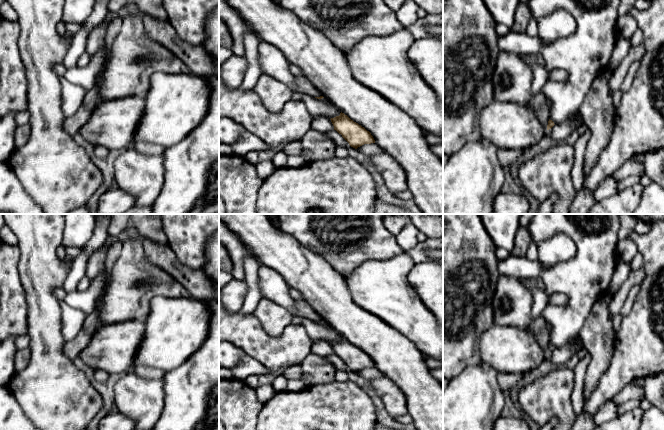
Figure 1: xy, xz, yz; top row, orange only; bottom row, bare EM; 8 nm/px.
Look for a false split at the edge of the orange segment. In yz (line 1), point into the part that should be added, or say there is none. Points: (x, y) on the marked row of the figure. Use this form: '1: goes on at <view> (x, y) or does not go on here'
1: does not go on here

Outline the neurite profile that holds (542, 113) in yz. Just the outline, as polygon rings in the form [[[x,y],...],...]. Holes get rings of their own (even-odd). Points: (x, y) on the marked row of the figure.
[[[538,92],[532,100],[533,110],[545,129],[547,129],[550,115],[550,109],[548,108],[547,101],[548,99],[541,92]]]

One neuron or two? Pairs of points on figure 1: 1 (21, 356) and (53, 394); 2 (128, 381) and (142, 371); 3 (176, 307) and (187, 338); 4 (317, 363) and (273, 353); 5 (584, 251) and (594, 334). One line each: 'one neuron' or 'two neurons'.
1: two neurons
2: two neurons
3: one neuron
4: two neurons
5: two neurons

